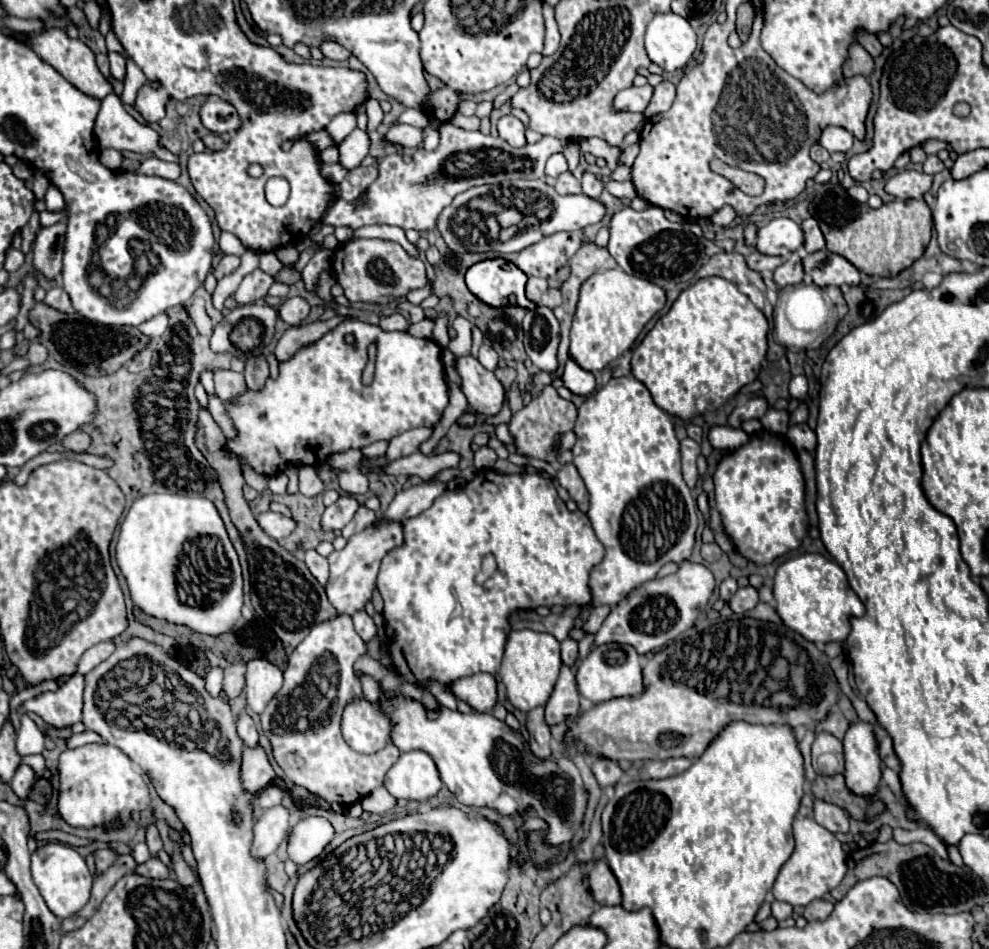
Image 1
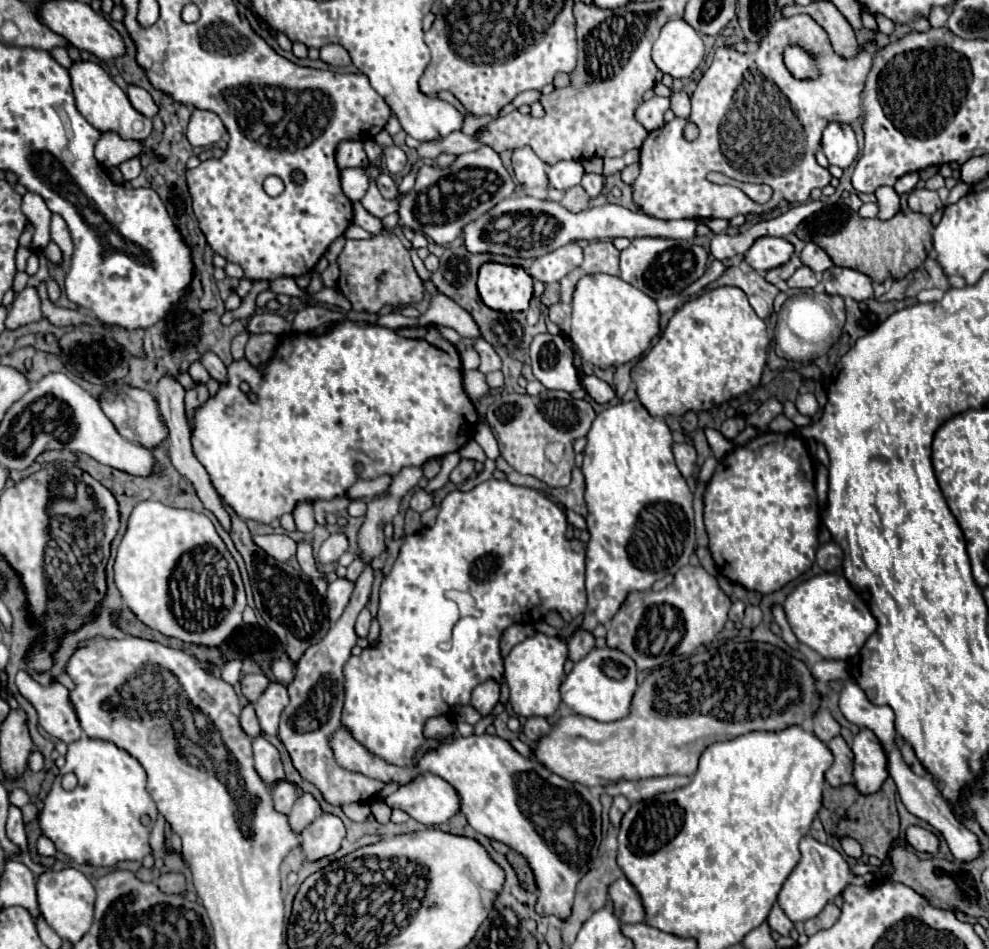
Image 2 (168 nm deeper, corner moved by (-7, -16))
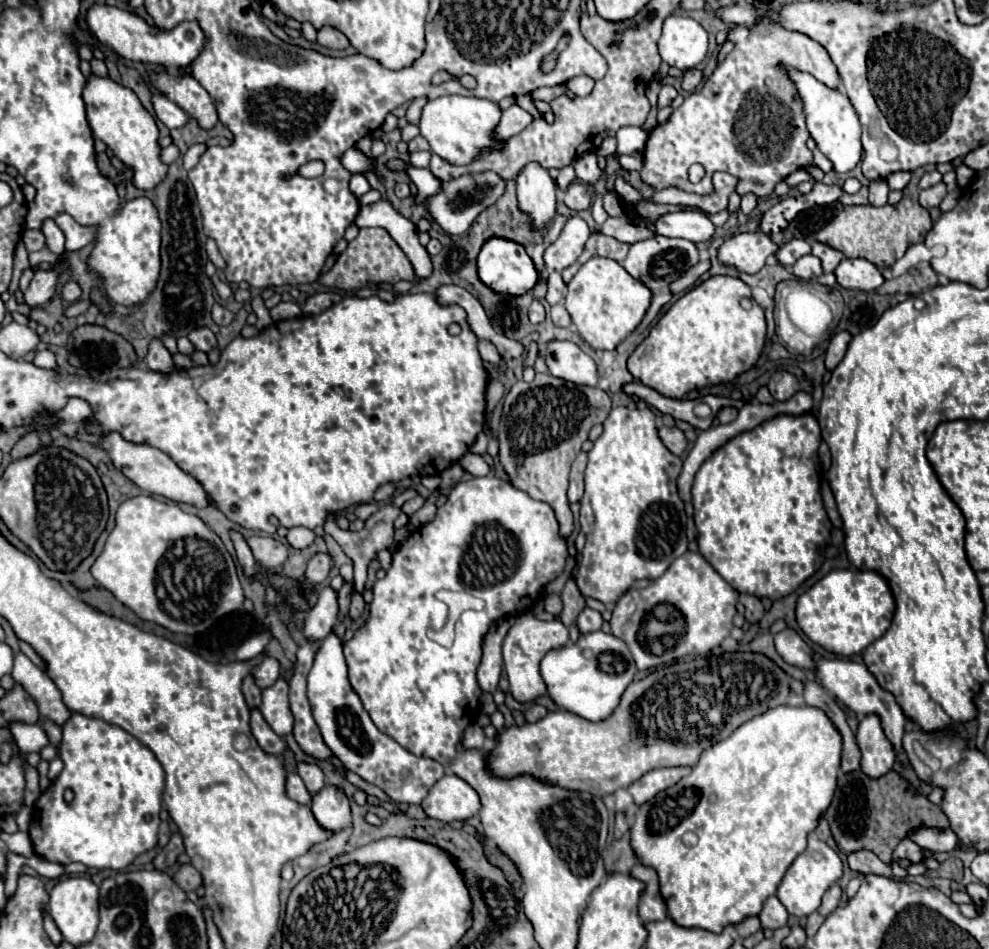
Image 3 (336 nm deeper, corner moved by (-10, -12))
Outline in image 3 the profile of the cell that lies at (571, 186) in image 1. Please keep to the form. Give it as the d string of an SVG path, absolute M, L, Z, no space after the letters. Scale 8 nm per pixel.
M574 182L568 186L566 194L564 194L564 204L570 208L570 210L584 210L584 208L590 208L592 206L592 192L588 190L588 186L580 184L580 182Z

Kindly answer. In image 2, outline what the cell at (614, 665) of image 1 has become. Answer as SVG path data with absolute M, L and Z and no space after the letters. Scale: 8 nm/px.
M593 648L585 658L573 664L573 670L565 676L559 686L561 700L575 714L593 718L597 722L621 720L629 714L631 698L637 690L637 666L635 662L617 648Z

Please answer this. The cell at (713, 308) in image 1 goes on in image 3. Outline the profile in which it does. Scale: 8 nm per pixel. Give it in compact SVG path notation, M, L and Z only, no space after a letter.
M712 276L686 292L628 358L630 374L662 396L680 400L692 390L732 382L754 368L764 350L766 320L756 302L750 310L744 310L740 306L742 298L752 300L750 286L730 276Z

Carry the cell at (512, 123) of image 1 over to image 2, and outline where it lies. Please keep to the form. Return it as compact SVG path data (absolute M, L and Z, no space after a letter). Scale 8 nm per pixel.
M519 148L513 152L515 178L525 190L549 186L549 178L547 178L545 168L547 166L537 158L537 154L531 148Z

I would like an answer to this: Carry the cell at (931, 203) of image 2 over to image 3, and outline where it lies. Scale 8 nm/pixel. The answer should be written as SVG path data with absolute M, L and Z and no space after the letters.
M940 182L940 184L930 186L930 188L926 188L926 190L920 192L920 204L924 208L934 208L934 206L940 206L940 202L944 200L944 196L946 196L946 184Z

